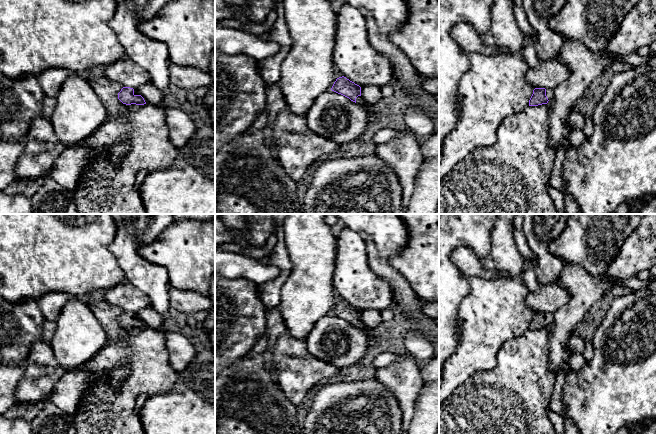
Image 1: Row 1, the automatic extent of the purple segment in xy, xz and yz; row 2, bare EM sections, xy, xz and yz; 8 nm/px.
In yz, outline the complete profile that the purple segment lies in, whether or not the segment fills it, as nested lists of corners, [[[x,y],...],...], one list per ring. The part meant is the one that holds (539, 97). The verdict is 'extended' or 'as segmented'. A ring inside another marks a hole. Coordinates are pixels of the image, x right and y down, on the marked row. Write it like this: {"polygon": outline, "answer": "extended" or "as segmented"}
{"polygon": [[[535,88],[529,100],[529,106],[538,106],[547,104],[549,100],[553,99],[553,89],[549,88]]], "answer": "extended"}

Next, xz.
{"polygon": [[[344,76],[336,79],[331,90],[349,98],[357,104],[365,102],[361,96],[361,87]]], "answer": "extended"}

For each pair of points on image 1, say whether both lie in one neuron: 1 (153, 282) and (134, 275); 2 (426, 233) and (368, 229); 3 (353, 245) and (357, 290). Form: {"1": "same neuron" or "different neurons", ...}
{"1": "same neuron", "2": "different neurons", "3": "same neuron"}

